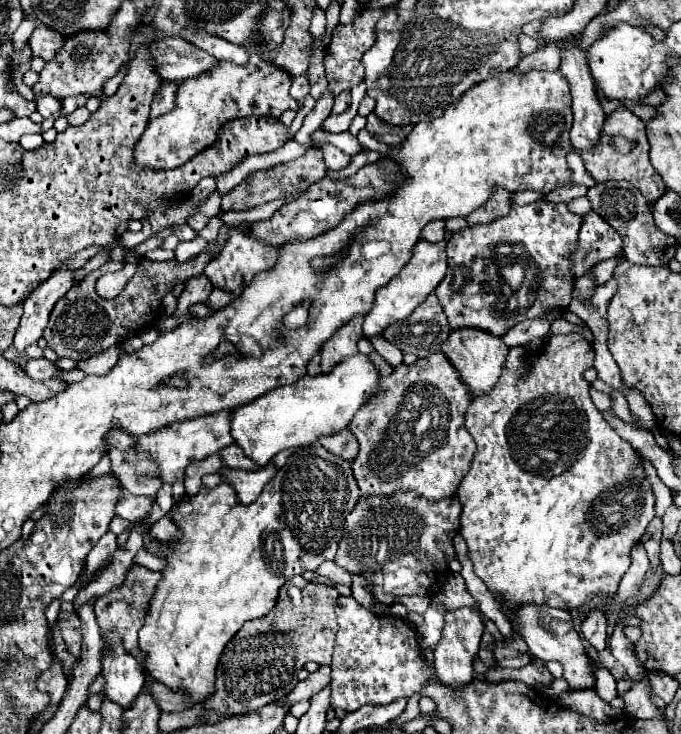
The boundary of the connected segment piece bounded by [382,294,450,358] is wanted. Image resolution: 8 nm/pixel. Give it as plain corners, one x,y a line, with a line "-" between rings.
430,294
408,318
386,326
382,332
390,344
398,346
404,354
416,354
418,358
440,352
440,346
448,334
448,320
436,294

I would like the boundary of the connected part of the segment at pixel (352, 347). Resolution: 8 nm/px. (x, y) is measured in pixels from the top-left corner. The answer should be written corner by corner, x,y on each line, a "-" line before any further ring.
364,316
354,318
352,322
348,322
342,328
338,328
336,334
330,340
324,342
324,346
320,350
320,356
322,356
320,368
322,368
324,374
328,374
332,370
332,366
342,362
344,358
354,356
358,352
356,344
364,336
362,334
362,320
364,320

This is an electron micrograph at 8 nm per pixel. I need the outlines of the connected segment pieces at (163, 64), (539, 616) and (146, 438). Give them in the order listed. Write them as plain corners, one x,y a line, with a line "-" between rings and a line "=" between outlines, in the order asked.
178,36
156,40
150,44
150,52
154,54
154,70
158,70
162,80
182,82
210,70
216,64
214,56
194,48
=
526,604
518,610
516,624
518,624
518,630
520,630
522,638
526,640
532,656
536,656
544,662
556,660
556,662
562,664
564,678
566,678
566,682
570,684
572,690
582,690
582,688
594,686
594,674
592,674
592,668
590,668
590,658
588,658
588,654
586,654
586,650
580,642
580,634
574,630
572,616
566,610
=
222,410
222,412
216,412
216,414
206,414
206,416
196,418
196,420
176,422
176,424
172,424
168,428
152,432
152,434
136,436
138,454
150,454
158,462
162,482
172,486
176,502
182,500
184,468
190,464
190,458
206,458
206,456
216,454
222,448
234,444
232,436
230,436
230,416
232,416
232,410

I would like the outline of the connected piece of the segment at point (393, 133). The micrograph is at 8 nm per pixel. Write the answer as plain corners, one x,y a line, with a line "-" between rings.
374,112
368,116
368,124
366,124
366,130
370,134
374,134
376,140
388,144
388,146
394,146
394,144
400,144
408,132
410,132
410,126
386,126
386,122
382,122

